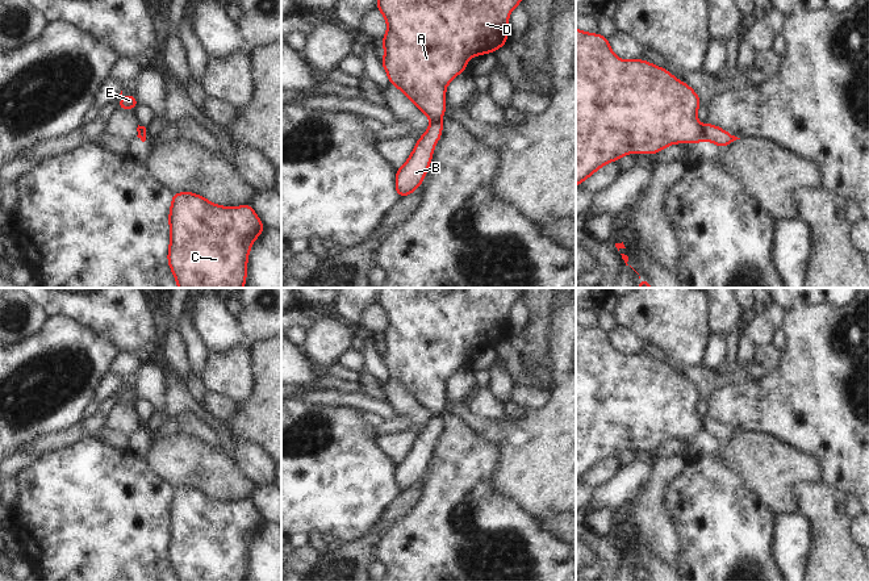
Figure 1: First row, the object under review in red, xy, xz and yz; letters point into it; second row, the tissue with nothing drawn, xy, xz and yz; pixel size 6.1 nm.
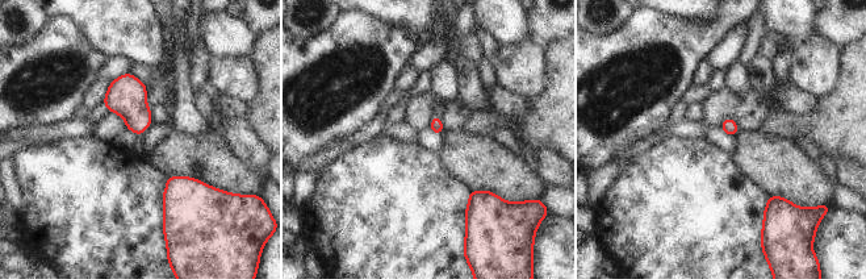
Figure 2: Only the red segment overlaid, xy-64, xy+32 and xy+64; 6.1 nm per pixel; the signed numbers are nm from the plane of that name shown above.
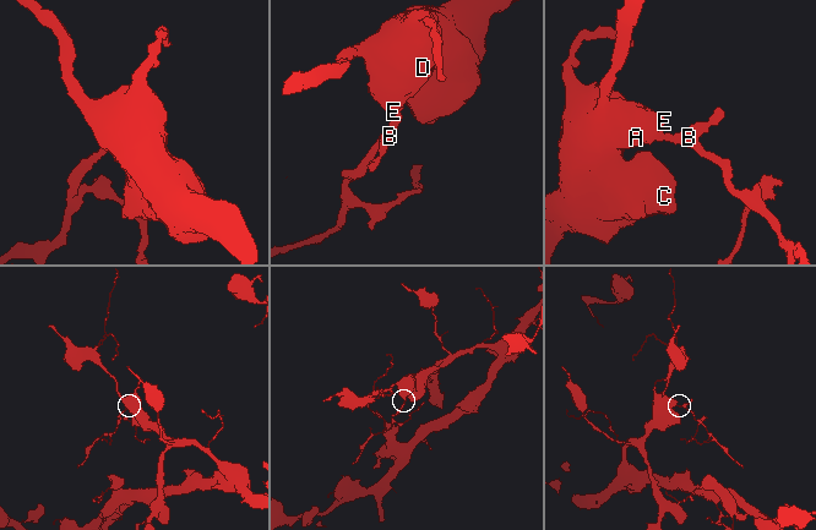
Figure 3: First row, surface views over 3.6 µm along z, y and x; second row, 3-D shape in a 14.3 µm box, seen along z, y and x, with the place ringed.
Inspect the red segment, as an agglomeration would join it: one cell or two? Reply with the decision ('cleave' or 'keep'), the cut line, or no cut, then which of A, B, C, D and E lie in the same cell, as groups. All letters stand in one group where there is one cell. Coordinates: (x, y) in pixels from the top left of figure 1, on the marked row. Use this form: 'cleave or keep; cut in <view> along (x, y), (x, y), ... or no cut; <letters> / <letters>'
cleave; cut in yz along (704, 126), (701, 137); A C D E / B

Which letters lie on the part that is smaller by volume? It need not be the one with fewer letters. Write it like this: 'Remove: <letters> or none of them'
Remove: B

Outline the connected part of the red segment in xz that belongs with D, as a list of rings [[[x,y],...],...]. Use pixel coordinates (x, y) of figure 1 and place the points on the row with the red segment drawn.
[[[377,0],[376,9],[379,9],[388,24],[388,32],[381,38],[385,57],[380,60],[388,74],[390,85],[400,88],[404,95],[410,99],[430,120],[440,120],[446,110],[446,87],[460,72],[467,71],[467,59],[486,53],[494,53],[502,47],[507,41],[507,21],[510,12],[522,0]]]

